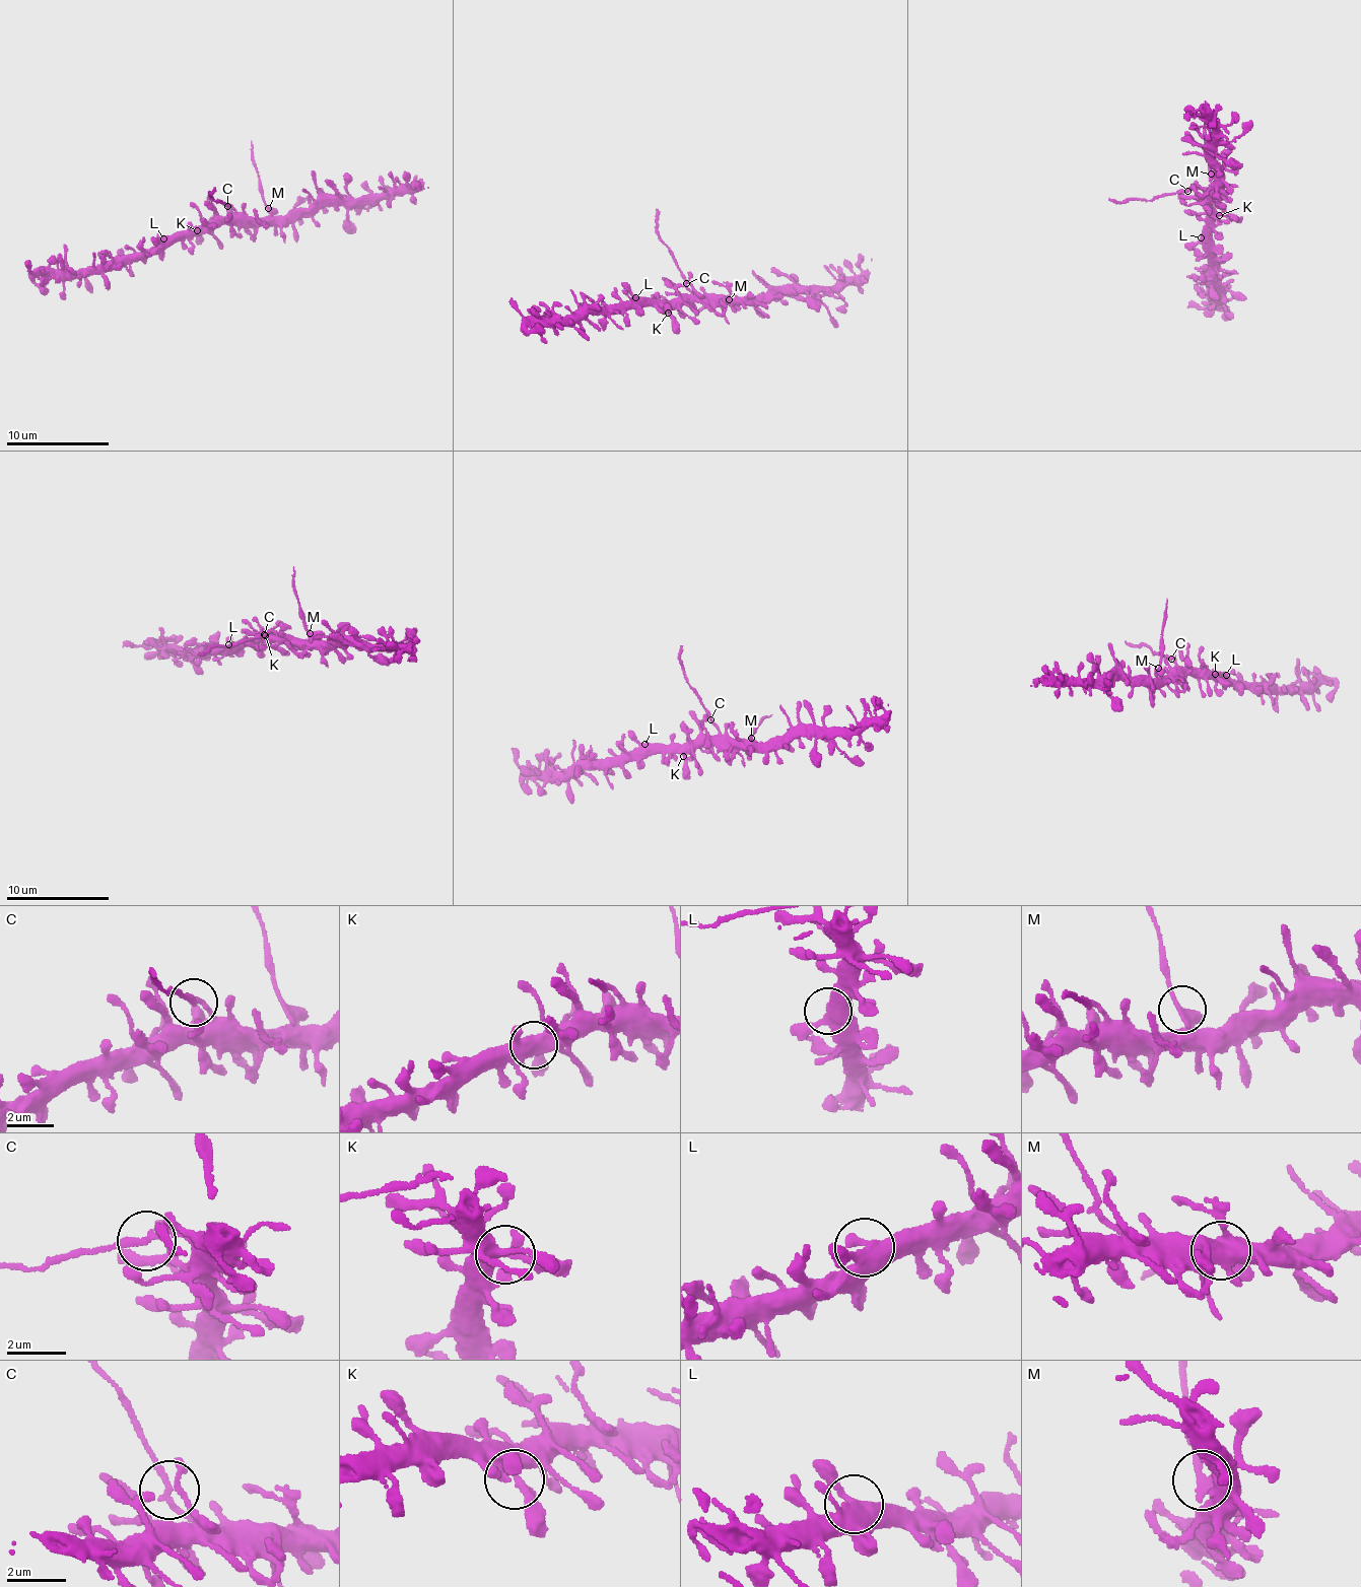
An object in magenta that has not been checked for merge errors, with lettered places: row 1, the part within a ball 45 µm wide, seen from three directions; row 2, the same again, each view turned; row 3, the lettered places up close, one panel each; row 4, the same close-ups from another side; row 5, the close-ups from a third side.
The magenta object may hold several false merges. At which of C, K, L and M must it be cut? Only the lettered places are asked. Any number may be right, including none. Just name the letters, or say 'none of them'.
C, M

